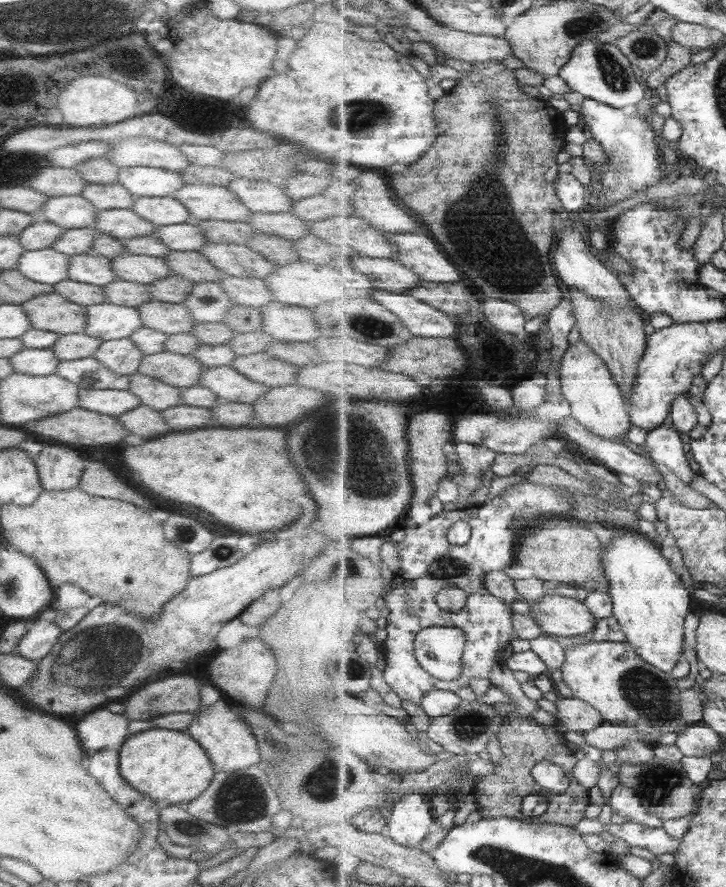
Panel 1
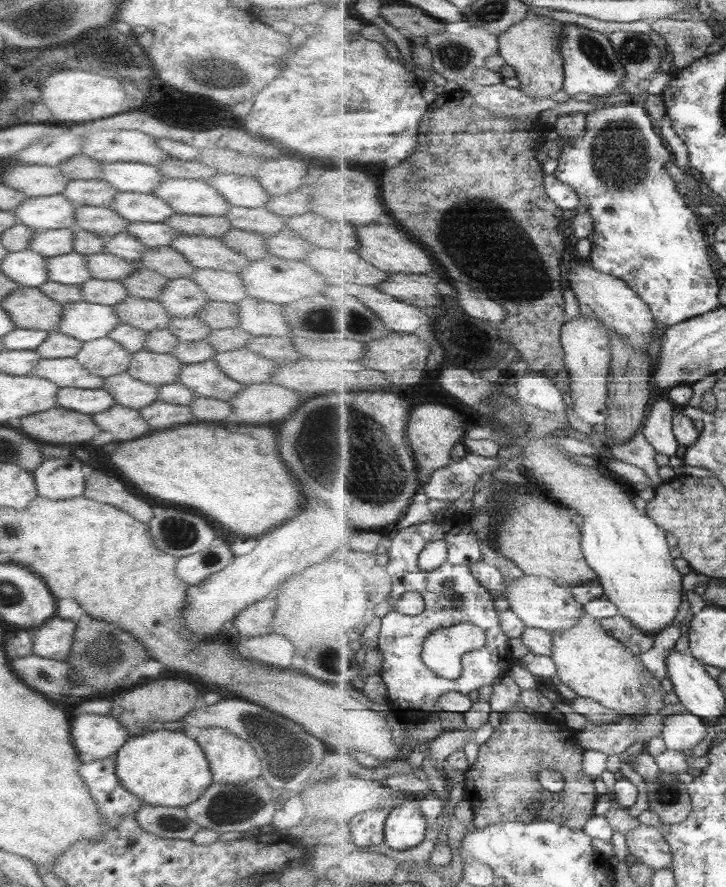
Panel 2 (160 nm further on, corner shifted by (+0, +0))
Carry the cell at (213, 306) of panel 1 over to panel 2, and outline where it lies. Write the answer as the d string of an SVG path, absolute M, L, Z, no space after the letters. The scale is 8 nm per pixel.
M187 277L167 279L155 300L170 317L191 318L208 300L203 291Z

